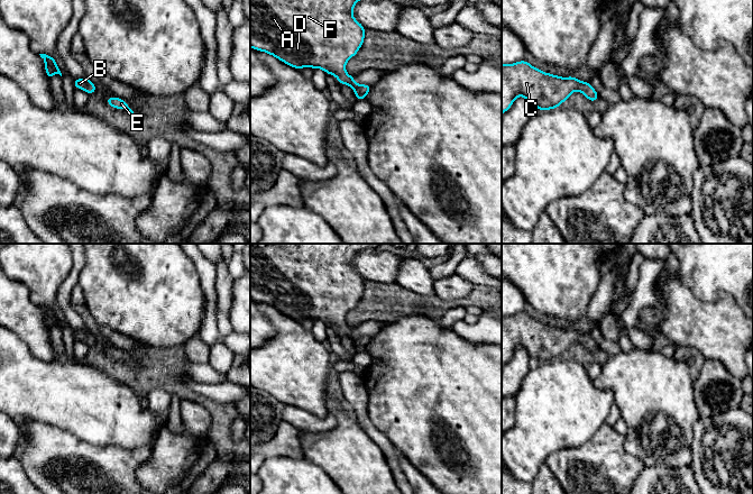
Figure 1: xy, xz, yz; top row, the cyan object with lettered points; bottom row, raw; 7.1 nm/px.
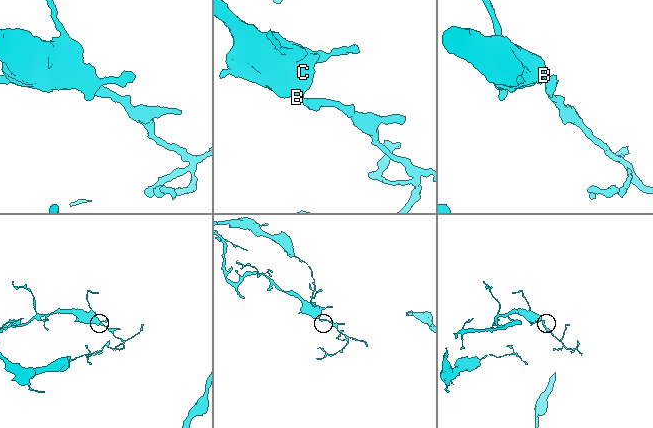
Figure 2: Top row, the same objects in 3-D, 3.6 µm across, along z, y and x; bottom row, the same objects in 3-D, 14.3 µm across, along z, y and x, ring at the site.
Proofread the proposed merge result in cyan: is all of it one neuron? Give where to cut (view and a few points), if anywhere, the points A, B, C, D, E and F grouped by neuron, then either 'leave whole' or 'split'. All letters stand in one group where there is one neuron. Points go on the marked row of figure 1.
no cut | A B C D E F | leave whole

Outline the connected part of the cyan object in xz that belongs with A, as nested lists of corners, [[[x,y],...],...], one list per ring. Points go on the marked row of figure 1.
[[[250,0],[250,47],[255,51],[265,52],[269,55],[275,56],[277,60],[282,61],[283,63],[296,68],[301,70],[305,66],[312,67],[312,68],[321,68],[327,74],[331,74],[338,79],[338,82],[340,84],[346,84],[348,86],[351,86],[353,89],[355,95],[357,100],[365,100],[366,95],[371,89],[371,85],[367,84],[357,84],[353,80],[352,75],[349,75],[346,72],[346,64],[347,62],[353,57],[358,51],[360,49],[364,40],[365,40],[365,28],[364,26],[358,22],[353,15],[352,10],[356,3],[359,0]]]

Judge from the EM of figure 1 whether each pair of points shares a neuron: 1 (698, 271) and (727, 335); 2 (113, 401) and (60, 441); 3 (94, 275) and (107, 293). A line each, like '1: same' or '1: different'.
1: different
2: different
3: same

